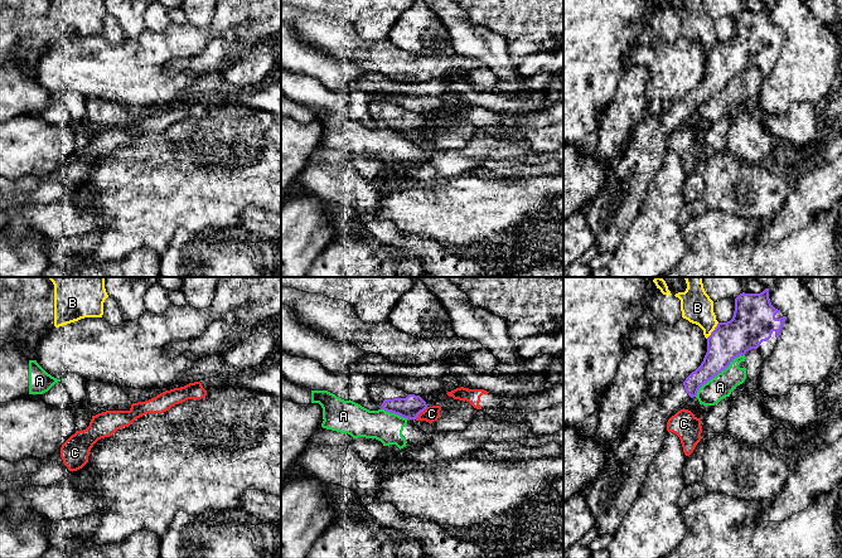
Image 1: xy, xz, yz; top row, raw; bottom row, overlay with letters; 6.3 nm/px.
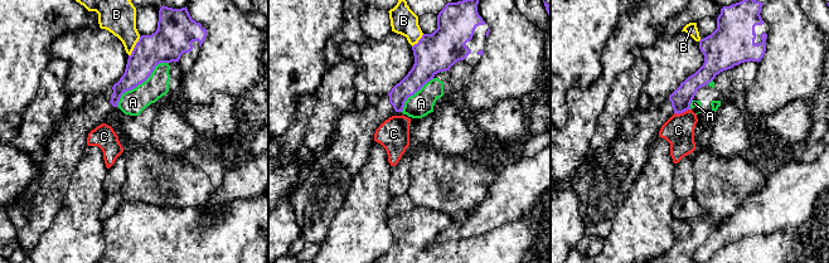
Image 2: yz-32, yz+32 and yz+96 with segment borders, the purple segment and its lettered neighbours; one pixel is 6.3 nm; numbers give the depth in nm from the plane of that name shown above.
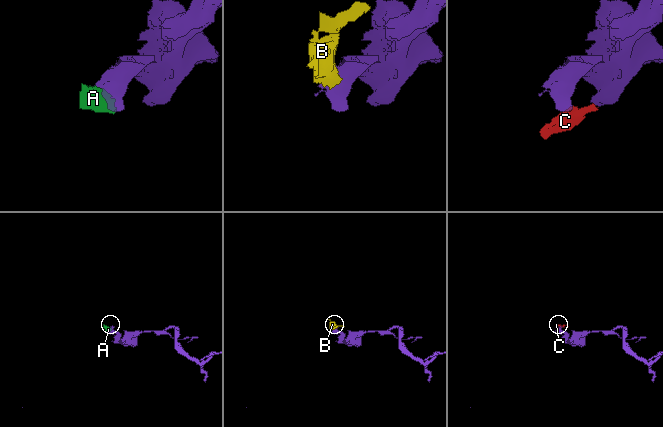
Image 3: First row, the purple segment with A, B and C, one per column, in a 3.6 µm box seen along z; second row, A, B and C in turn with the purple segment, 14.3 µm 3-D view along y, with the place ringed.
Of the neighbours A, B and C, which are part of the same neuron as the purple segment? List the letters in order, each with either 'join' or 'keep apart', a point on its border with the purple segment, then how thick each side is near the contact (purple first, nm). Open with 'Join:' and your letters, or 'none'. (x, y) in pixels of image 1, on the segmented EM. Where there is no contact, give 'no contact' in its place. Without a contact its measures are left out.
Join: none
A: keep apart | yz (717, 373) | 240/150 nm
B: keep apart | yz (714, 330) | 260/200 nm
C: keep apart | xz (421, 411) | 140/100 nm

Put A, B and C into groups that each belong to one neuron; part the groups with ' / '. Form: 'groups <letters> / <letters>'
groups A / B / C

